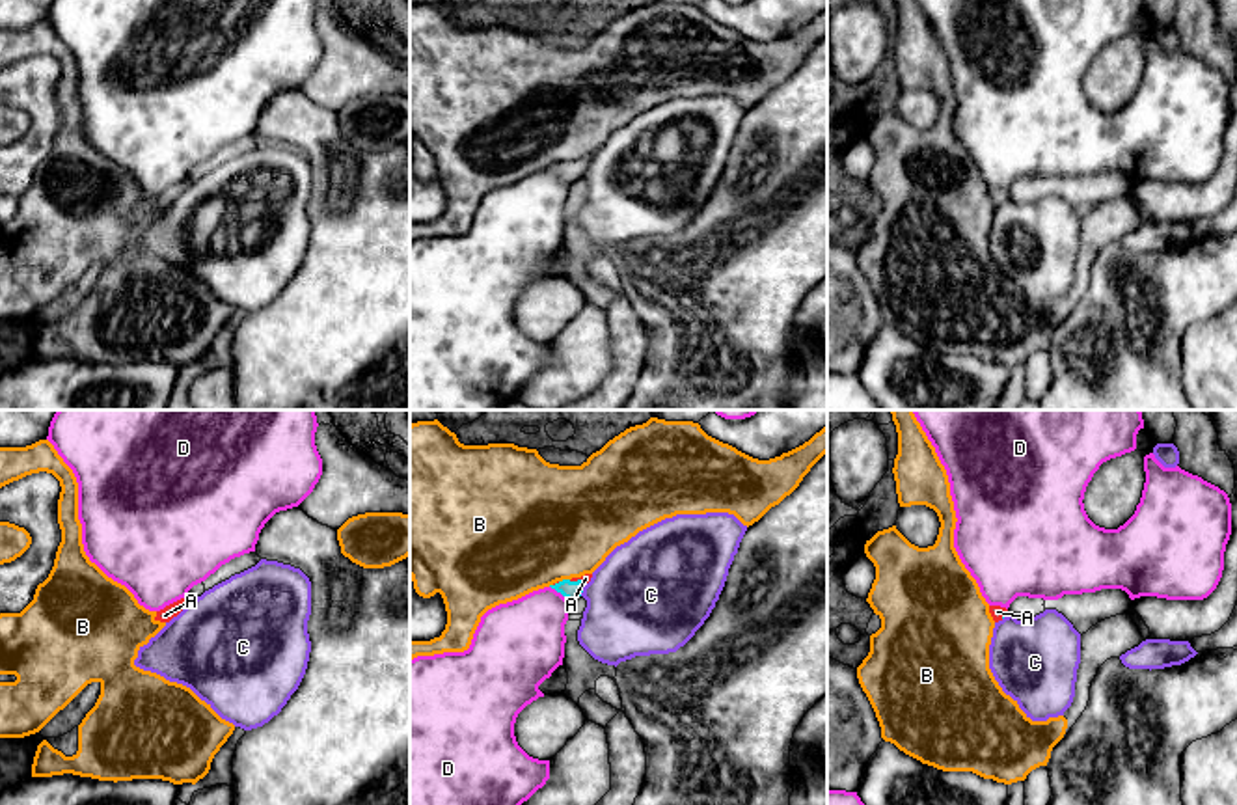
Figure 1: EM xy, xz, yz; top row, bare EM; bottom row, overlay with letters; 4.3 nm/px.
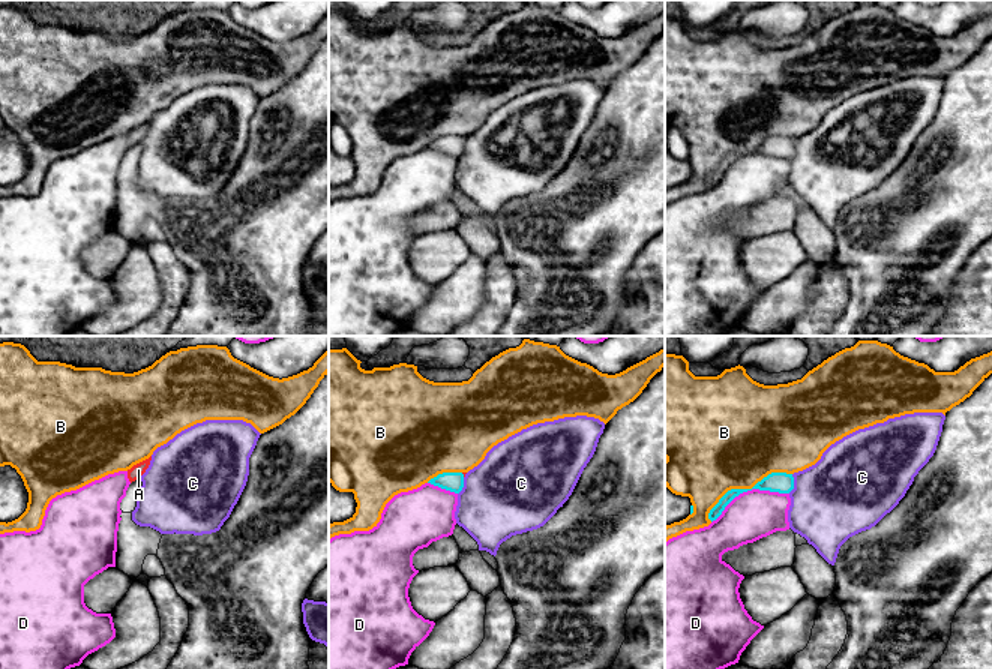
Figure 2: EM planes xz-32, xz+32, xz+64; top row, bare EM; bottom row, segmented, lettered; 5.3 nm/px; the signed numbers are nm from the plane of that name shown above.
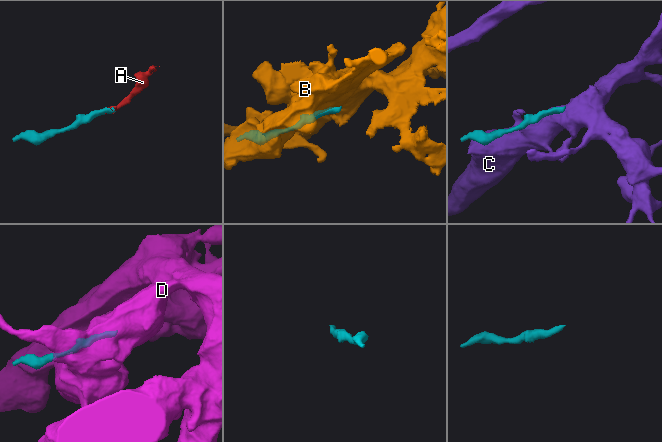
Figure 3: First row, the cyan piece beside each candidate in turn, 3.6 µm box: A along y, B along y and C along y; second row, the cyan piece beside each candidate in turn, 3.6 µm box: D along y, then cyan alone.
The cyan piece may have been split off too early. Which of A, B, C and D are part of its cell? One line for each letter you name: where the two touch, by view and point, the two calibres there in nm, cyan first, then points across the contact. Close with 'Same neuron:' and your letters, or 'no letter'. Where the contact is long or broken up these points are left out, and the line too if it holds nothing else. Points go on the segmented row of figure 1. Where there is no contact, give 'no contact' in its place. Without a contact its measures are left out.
A: xz (578, 580) | 80/40 nm | across xz (569, 589), (578, 580), (585, 578)
Same neuron: A

